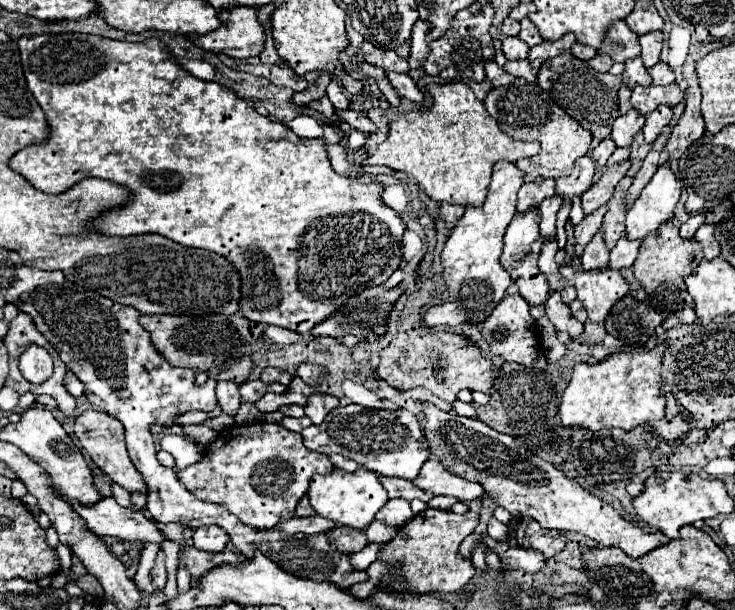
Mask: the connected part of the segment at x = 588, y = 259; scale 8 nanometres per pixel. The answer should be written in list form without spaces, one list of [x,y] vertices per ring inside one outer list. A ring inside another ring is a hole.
[[[598,230],[594,234],[594,238],[588,242],[588,246],[584,248],[580,260],[582,260],[582,268],[584,270],[596,270],[596,268],[604,268],[608,264],[608,248],[604,242],[604,234],[602,230]]]

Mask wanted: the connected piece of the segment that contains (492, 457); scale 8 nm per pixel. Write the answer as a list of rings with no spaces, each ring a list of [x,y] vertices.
[[[430,402],[424,404],[424,418],[424,436],[432,456],[438,456],[448,472],[478,482],[486,488],[486,494],[492,494],[490,498],[482,498],[480,524],[460,546],[460,554],[464,558],[470,558],[472,548],[480,544],[480,536],[486,534],[486,524],[492,518],[496,506],[504,506],[516,518],[530,516],[538,520],[542,528],[570,530],[596,540],[600,546],[616,546],[630,558],[642,558],[654,548],[670,542],[670,538],[666,538],[662,532],[646,532],[644,528],[622,518],[612,504],[586,492],[578,482],[566,478],[560,470],[544,462],[536,454],[526,452],[514,442],[512,436],[500,434],[476,418],[464,418],[452,412],[444,412]]]

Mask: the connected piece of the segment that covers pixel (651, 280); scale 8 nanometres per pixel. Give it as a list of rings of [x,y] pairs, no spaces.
[[[666,222],[666,224],[662,224],[662,228],[658,228],[658,232],[654,236],[646,236],[642,240],[640,254],[638,254],[632,270],[634,270],[634,276],[642,282],[650,304],[656,310],[664,312],[664,316],[670,316],[672,312],[692,304],[692,296],[686,292],[684,276],[694,272],[694,268],[700,264],[702,258],[704,258],[702,246],[694,238],[692,240],[680,238],[678,226],[674,222]]]

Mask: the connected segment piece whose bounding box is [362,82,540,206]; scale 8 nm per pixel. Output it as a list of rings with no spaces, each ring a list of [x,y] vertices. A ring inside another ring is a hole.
[[[462,82],[428,84],[432,106],[408,110],[404,118],[390,120],[390,134],[363,165],[388,166],[414,176],[420,188],[436,202],[456,202],[482,206],[490,182],[492,166],[498,160],[516,162],[518,158],[540,152],[538,142],[520,142],[506,136],[484,104]]]

